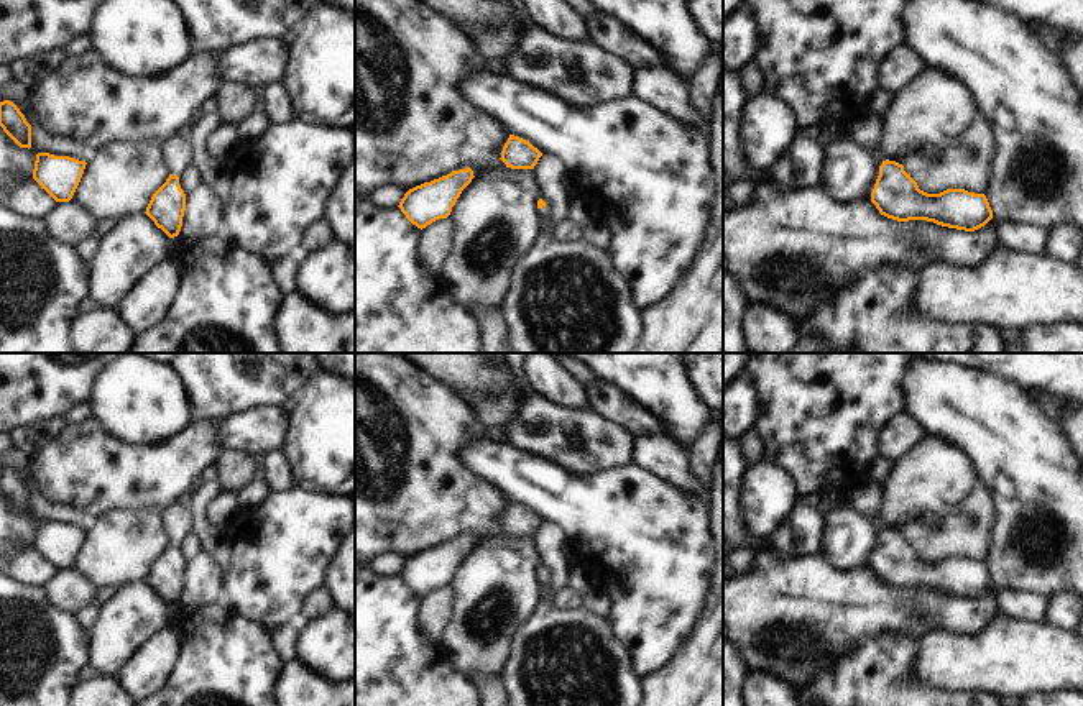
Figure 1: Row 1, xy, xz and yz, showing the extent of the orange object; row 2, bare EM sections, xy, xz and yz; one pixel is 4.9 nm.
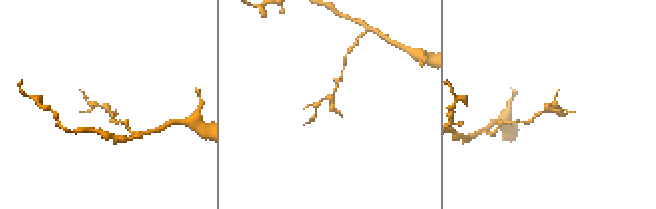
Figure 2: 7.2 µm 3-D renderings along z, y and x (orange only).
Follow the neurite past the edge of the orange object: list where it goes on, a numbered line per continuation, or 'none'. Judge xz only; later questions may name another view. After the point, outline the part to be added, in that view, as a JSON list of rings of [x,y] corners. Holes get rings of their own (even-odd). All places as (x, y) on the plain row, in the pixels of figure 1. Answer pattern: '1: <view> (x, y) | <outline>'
1: xz (546, 590) | [[[547,575],[539,576],[541,599],[551,601],[554,596]]]

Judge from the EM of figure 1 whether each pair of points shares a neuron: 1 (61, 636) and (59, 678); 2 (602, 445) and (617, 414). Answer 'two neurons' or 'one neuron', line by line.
1: one neuron
2: two neurons

